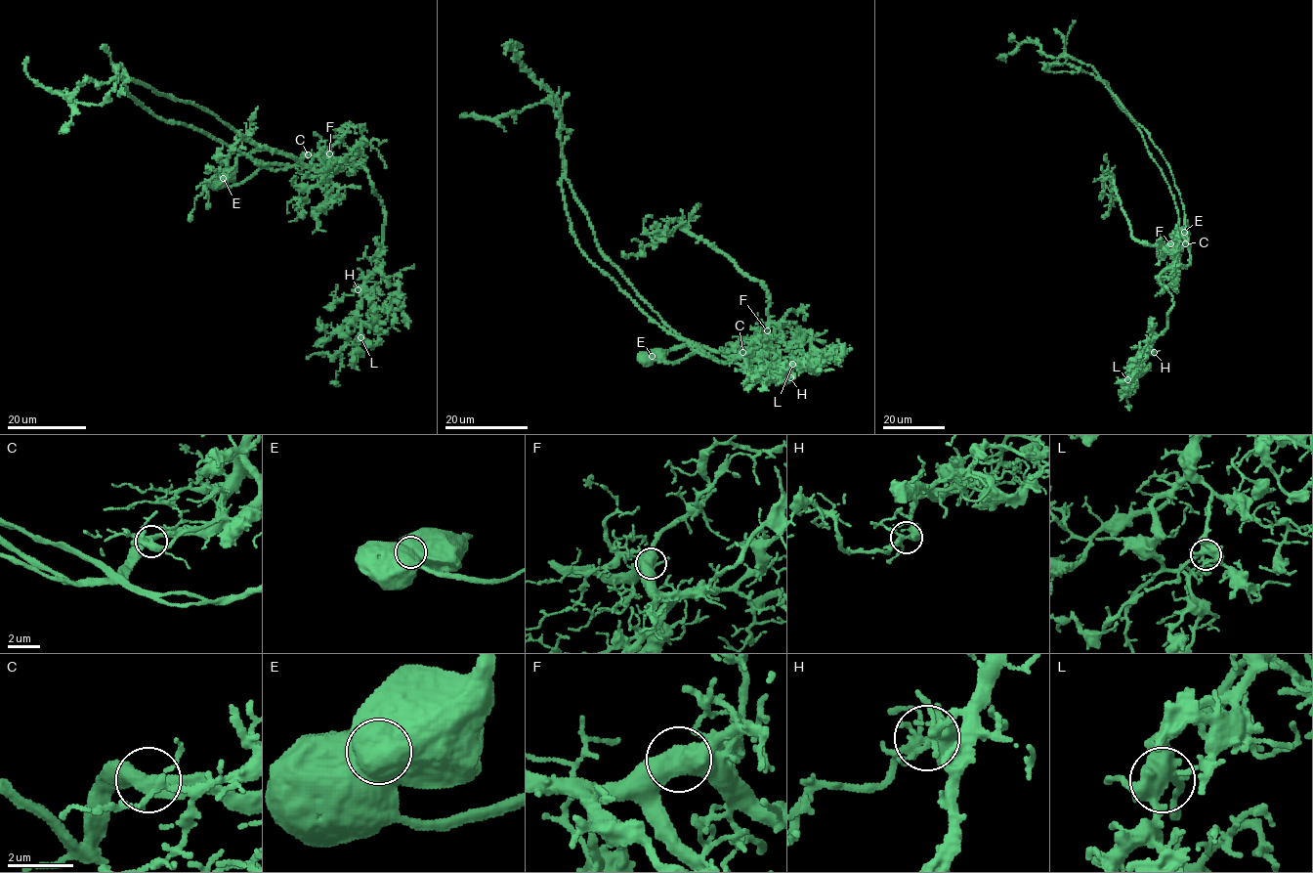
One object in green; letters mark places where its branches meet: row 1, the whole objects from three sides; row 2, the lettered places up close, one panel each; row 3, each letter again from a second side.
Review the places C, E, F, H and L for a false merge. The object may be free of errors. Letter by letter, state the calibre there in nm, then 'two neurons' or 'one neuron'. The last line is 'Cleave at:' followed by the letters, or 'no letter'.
C: 460 nm | one neuron
E: 1100 nm | two neurons
F: 550 nm | one neuron
H: 440 nm | one neuron
L: 440 nm | one neuron
Cleave at: E

